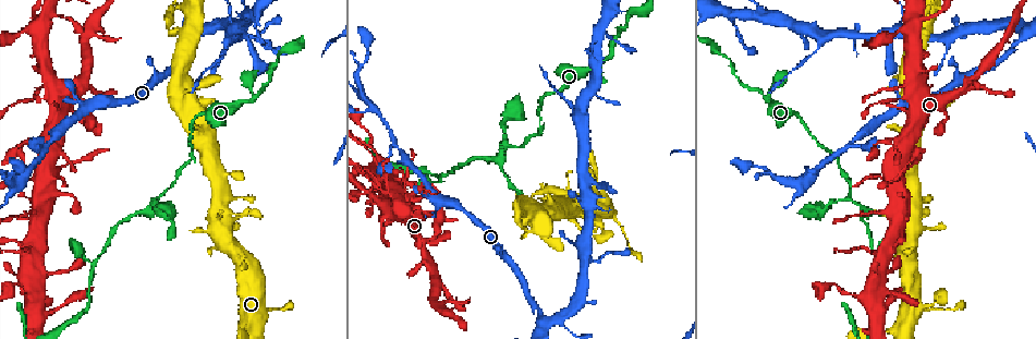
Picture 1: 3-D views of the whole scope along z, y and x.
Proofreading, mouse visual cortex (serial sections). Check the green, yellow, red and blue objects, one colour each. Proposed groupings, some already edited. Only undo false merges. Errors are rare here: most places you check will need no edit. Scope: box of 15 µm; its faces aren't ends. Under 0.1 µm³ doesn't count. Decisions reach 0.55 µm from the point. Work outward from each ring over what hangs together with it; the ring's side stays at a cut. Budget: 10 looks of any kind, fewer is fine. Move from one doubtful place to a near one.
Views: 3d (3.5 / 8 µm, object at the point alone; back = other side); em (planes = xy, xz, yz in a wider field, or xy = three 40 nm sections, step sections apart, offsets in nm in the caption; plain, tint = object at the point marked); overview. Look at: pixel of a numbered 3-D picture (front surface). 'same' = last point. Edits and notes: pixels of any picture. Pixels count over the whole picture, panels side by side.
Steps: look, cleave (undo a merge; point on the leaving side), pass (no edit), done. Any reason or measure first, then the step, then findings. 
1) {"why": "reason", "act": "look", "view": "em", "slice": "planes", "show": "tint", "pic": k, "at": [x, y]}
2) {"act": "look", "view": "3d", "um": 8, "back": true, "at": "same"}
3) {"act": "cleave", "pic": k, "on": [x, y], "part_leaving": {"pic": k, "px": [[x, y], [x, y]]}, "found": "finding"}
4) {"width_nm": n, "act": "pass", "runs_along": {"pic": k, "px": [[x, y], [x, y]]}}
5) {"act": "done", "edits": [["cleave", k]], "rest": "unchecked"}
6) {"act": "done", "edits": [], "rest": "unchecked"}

{"why": "abrupt turn", "act": "look", "view": "3d", "um": 8, "pic": 1, "at": [905, 30]}

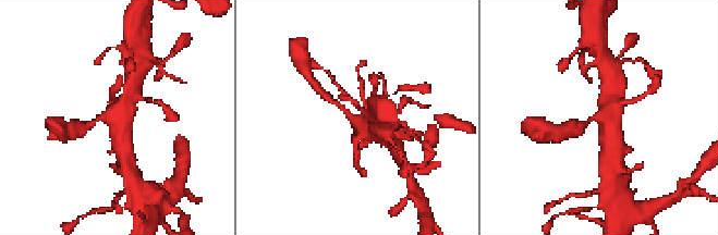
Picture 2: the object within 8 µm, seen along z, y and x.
{"why": "zoom in", "act": "look", "view": "3d", "um": 3.5, "pic": 2, "at": [603, 117]}

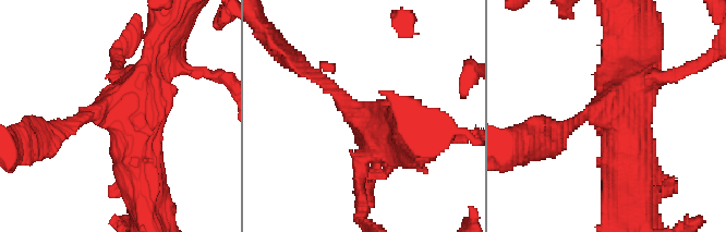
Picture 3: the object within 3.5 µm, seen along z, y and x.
{"act": "look", "view": "em", "slice": "xy", "step": 3, "show": "tint", "pic": 3, "at": [614, 110]}

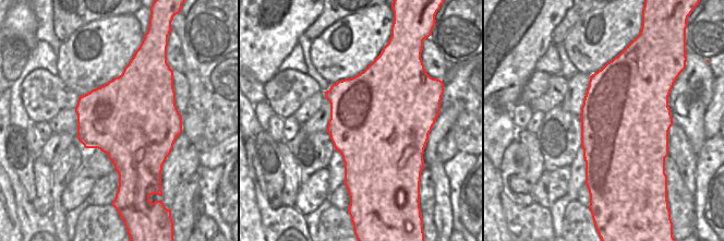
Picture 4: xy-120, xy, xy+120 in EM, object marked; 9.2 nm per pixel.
{"act": "pass", "runs_along": {"pic": 3, "px": [[142, 195], [129, 121], [161, 58]]}, "found": "one cell here"}

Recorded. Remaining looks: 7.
{"why": "a narrow waist", "act": "look", "view": "3d", "um": 3.5, "pic": 1, "at": [182, 84]}

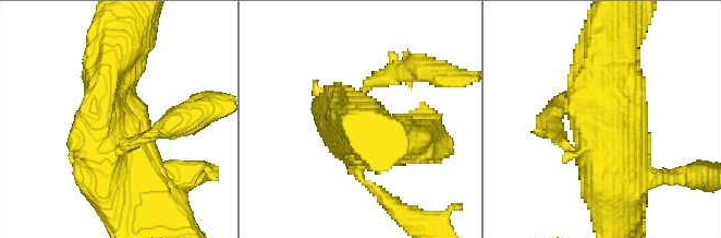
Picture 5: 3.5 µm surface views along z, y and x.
{"act": "look", "view": "em", "slice": "xy", "step": 5, "show": "tint", "pic": 5, "at": [110, 130]}

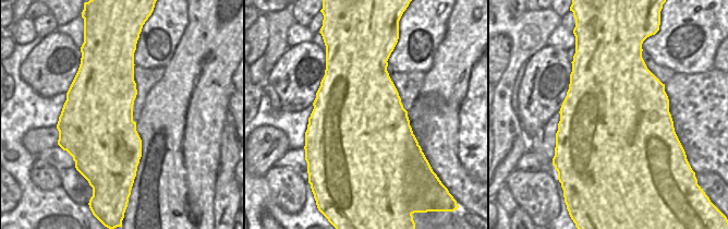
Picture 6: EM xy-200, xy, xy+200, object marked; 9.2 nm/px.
{"act": "pass", "runs_along": {"pic": 5, "px": [[159, 215], [112, 158], [112, 79]]}, "found": "continuous, no second cell"}

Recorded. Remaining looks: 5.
{"why": "branch point", "act": "look", "view": "3d", "um": 8, "pic": 1, "at": [432, 268]}

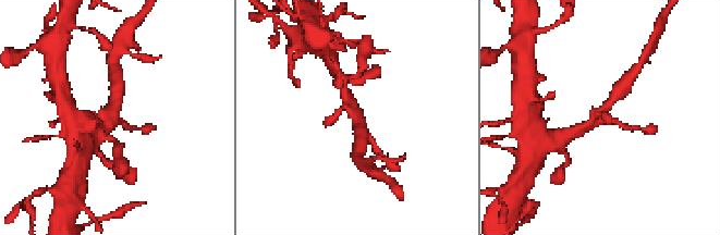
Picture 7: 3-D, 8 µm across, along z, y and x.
{"act": "look", "view": "em", "slice": "xy", "step": 1, "show": "tint", "pic": 7, "at": [112, 117]}

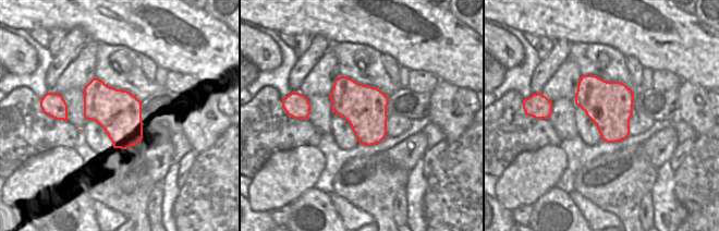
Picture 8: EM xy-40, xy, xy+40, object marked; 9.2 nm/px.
{"act": "pass", "runs_along": {"pic": 7, "px": [[574, 131], [597, 119], [619, 93]]}, "found": "one cell here"}

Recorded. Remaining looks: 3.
{"why": "abrupt turn", "act": "look", "view": "3d", "um": 3.5, "pic": 1, "at": [895, 214]}

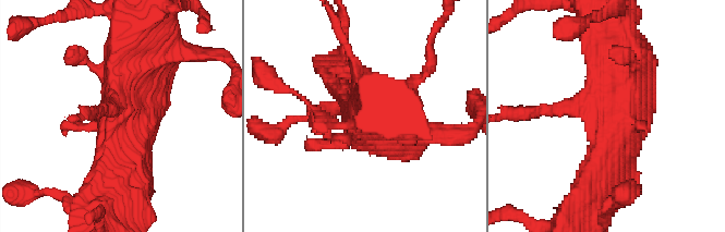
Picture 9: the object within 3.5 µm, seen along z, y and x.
{"act": "look", "view": "em", "slice": "xy", "step": 1, "show": "tint", "pic": 9, "at": [120, 114]}

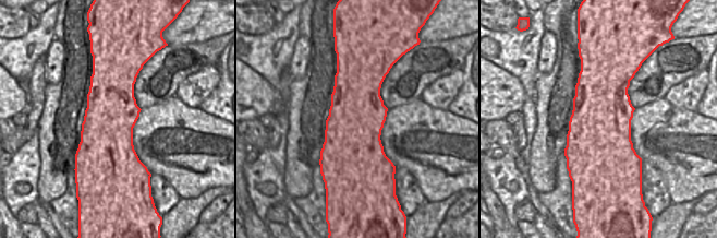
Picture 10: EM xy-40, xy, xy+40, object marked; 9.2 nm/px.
{"act": "pass", "runs_along": {"pic": 9, "px": [[134, 38], [124, 182]]}, "found": "all the same cell"}

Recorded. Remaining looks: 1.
{"act": "done", "edits": [], "rest": "unchecked"}

